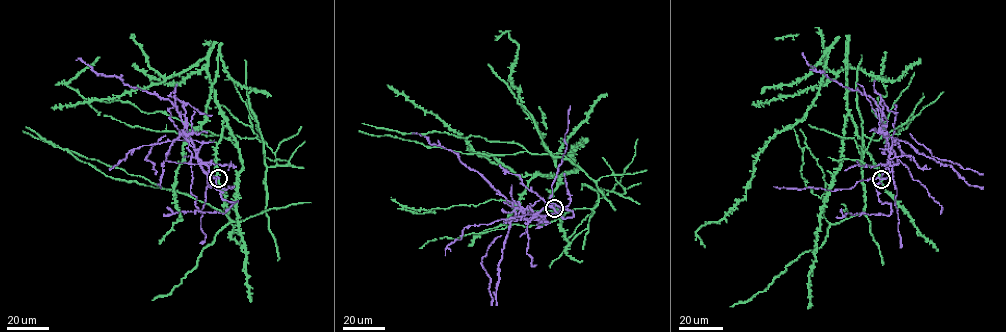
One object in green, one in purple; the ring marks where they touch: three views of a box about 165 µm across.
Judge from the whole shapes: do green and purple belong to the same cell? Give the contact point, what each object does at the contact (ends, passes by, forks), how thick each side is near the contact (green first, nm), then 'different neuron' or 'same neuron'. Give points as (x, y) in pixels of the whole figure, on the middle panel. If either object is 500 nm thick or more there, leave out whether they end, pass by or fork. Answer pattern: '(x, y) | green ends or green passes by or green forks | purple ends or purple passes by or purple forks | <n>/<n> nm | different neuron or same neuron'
(554, 208) | green forks | purple passes by | 440/280 nm | different neuron

